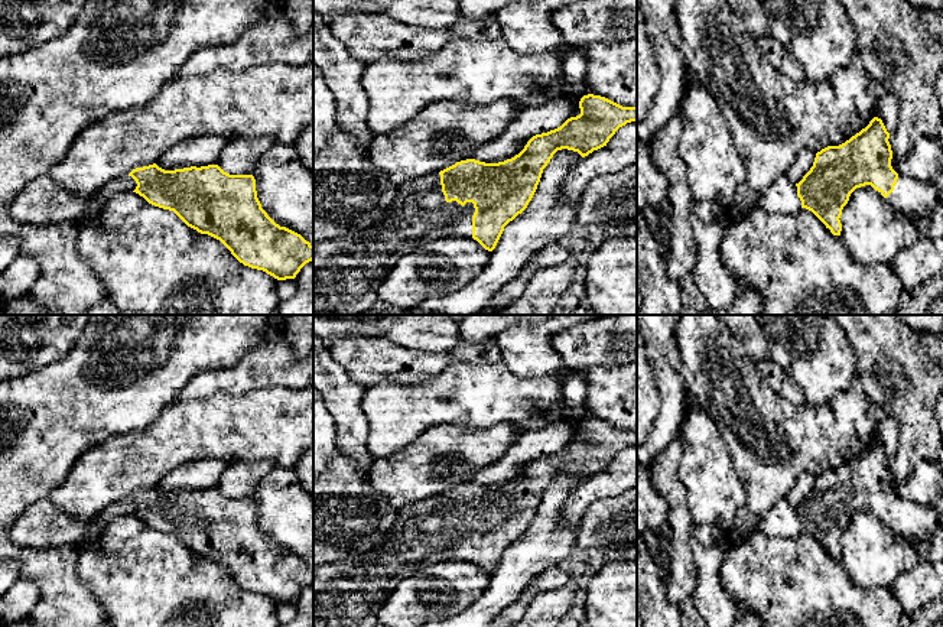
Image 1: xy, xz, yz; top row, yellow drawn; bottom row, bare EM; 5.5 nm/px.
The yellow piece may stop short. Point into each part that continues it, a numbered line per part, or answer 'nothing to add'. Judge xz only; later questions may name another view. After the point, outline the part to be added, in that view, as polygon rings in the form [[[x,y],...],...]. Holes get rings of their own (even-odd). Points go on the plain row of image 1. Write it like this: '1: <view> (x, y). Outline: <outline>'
1: xz (348, 593). Outline: [[[439,496],[399,509],[393,527],[375,549],[361,556],[313,568],[313,627],[374,627],[377,610],[403,578],[432,562],[472,561],[474,536],[472,526],[462,530],[456,524],[445,524]]]

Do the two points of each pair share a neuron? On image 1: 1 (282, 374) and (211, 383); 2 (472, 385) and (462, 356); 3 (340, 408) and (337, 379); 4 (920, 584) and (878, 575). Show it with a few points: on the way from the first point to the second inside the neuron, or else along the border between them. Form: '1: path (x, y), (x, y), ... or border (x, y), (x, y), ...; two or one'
1: path (264, 374), (247, 374), (238, 380), (228, 380); one
2: border (498, 361), (455, 361), (444, 367), (433, 377); two
3: path (340, 400), (338, 386); one
4: border (920, 561), (901, 572), (891, 588); two

